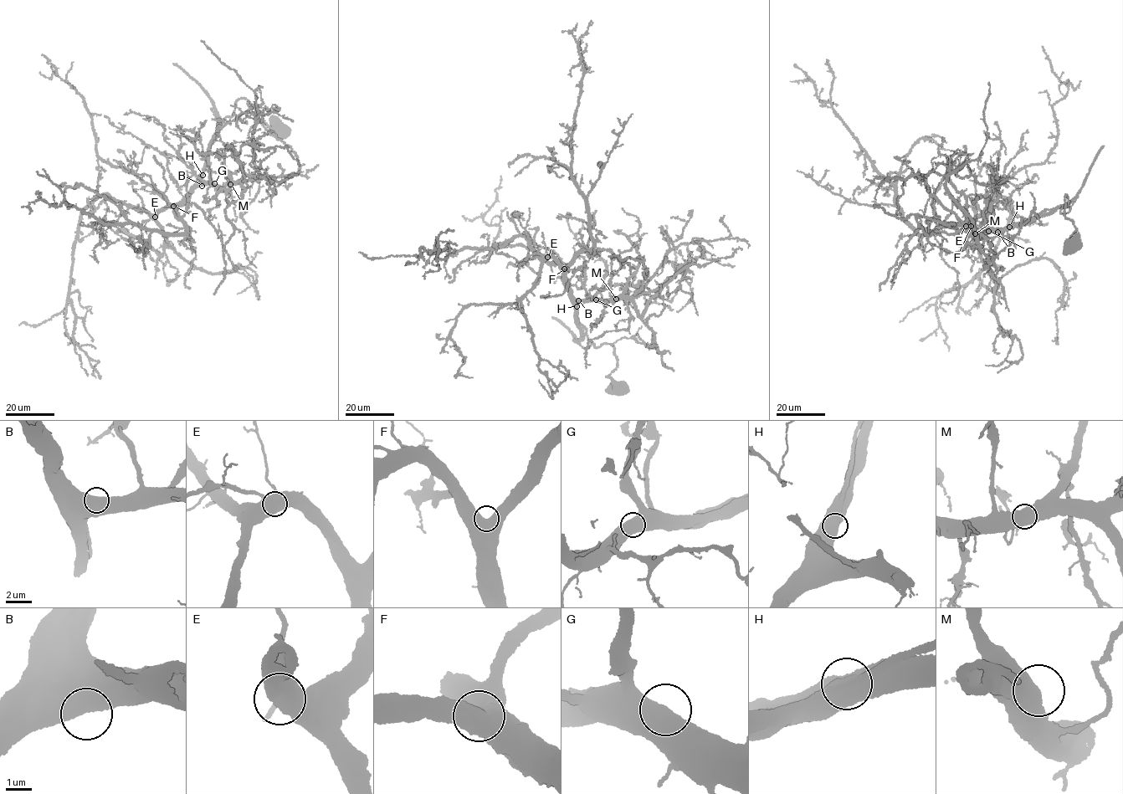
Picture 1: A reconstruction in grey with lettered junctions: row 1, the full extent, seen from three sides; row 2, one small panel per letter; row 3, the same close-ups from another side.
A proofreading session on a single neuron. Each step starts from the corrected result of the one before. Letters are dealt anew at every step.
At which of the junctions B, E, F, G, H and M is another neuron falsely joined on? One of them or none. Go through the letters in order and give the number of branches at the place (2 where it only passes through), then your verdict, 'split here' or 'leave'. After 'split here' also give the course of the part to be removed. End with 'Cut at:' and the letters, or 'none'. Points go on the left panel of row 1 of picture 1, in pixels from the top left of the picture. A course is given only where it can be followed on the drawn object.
B: 1 branches meet; leave
E: 1 branches meet; leave
F: 1 branches meet; leave
G: 1 branches meet; leave
H: 1 branches meet; leave
M: 1 branches meet; leave
Cut at: none

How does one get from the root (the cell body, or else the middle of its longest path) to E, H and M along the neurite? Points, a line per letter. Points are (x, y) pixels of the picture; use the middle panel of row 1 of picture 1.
E: (621, 389), (607, 376), (617, 366), (613, 347), (597, 348), (589, 340), (575, 317), (561, 266), (547, 257)
H: (621, 389), (607, 376), (617, 366), (613, 347), (604, 343), (597, 348), (589, 340), (577, 317), (576, 305)
M: (621, 389), (607, 376), (617, 366), (613, 347), (604, 343), (594, 346), (576, 315), (580, 303), (616, 299)

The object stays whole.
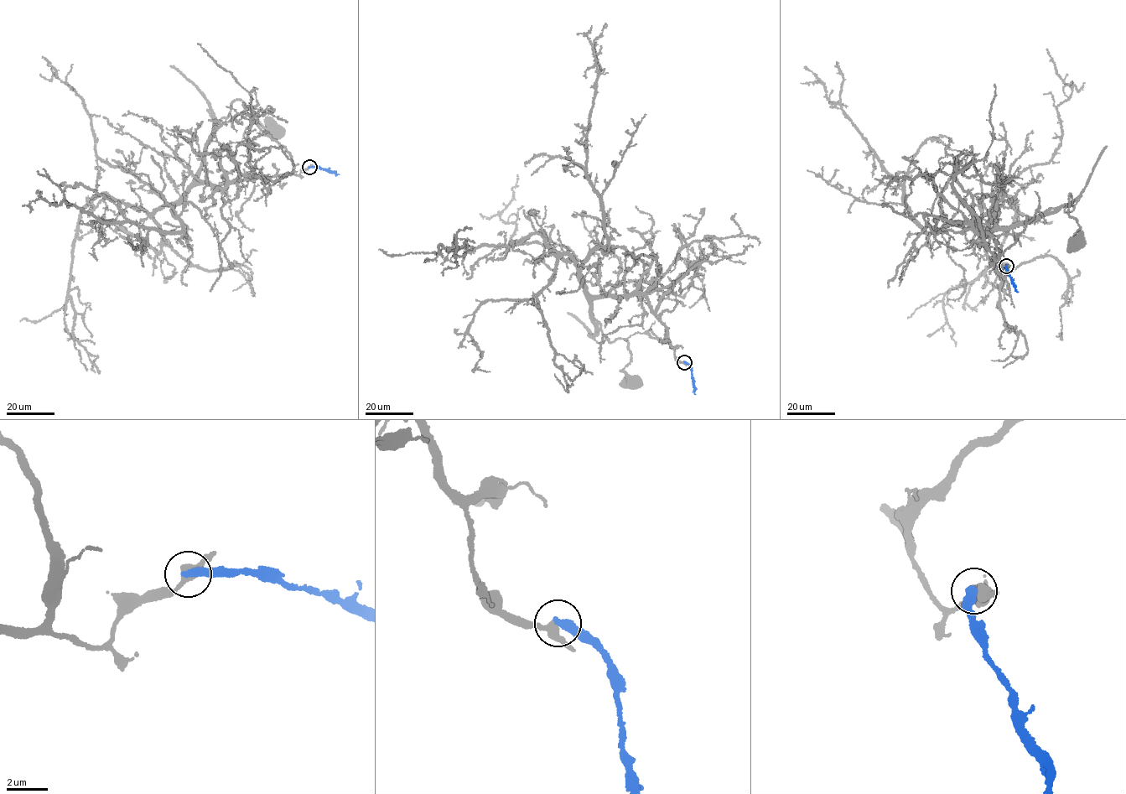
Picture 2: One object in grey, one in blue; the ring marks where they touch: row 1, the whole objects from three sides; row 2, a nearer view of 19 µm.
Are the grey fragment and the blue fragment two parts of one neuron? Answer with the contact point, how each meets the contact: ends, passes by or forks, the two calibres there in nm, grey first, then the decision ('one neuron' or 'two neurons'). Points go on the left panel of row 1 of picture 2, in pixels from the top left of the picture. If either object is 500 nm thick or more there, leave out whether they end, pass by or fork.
at (309, 167); grey passes by; blue ends there; 380 nm thick on the grey side, 420 nm on the other; two neurons

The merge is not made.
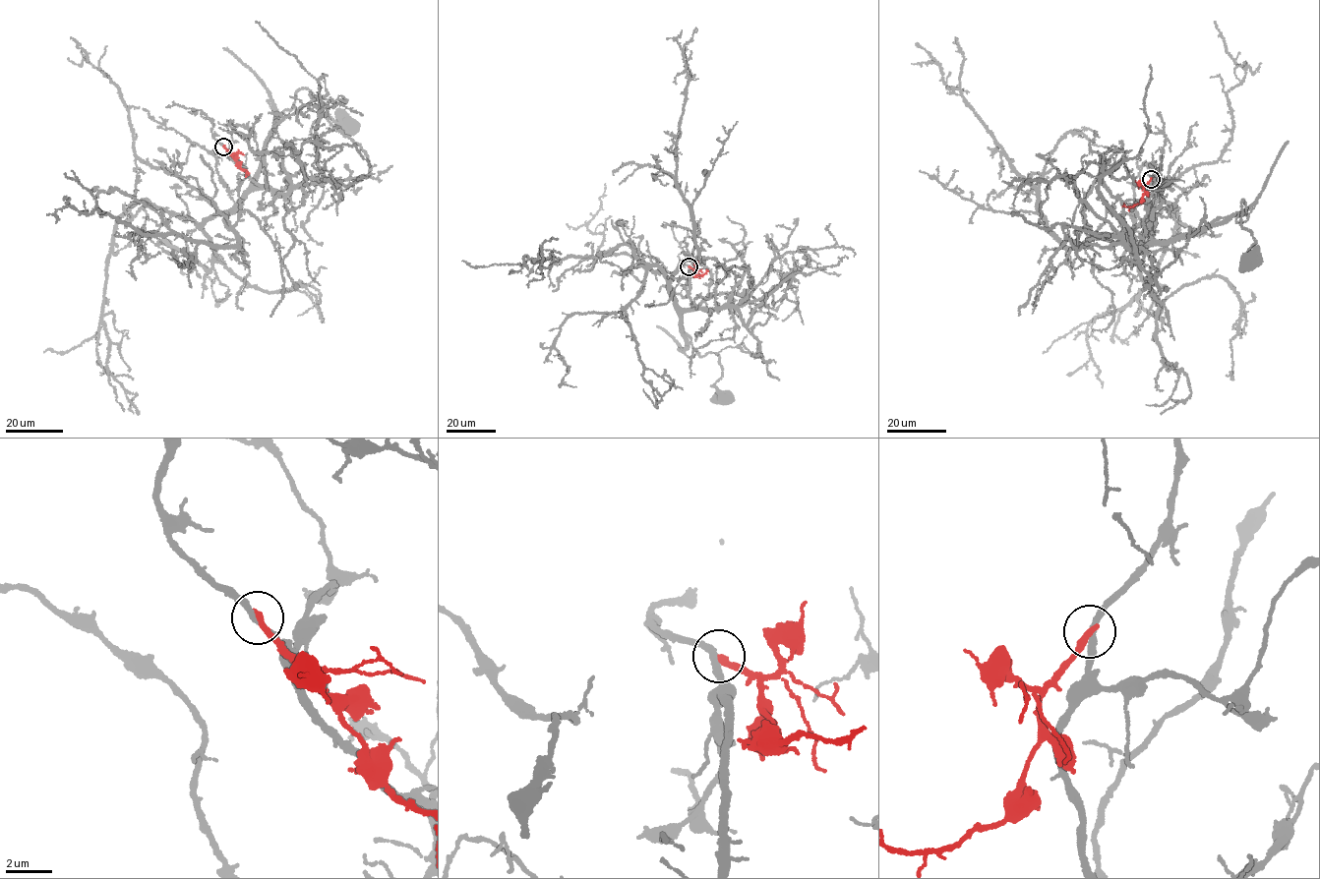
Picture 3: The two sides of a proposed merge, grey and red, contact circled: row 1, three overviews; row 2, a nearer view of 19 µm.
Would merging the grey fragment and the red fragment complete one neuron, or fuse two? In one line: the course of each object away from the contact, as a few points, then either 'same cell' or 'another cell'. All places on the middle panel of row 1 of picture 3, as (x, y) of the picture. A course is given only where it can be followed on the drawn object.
grey via (689, 266), (691, 307), (682, 313), (681, 326), (700, 356), (718, 355), (722, 377), (712, 385), (726, 398) | red via (689, 266), (695, 275), (701, 275), (707, 268) | another cell

